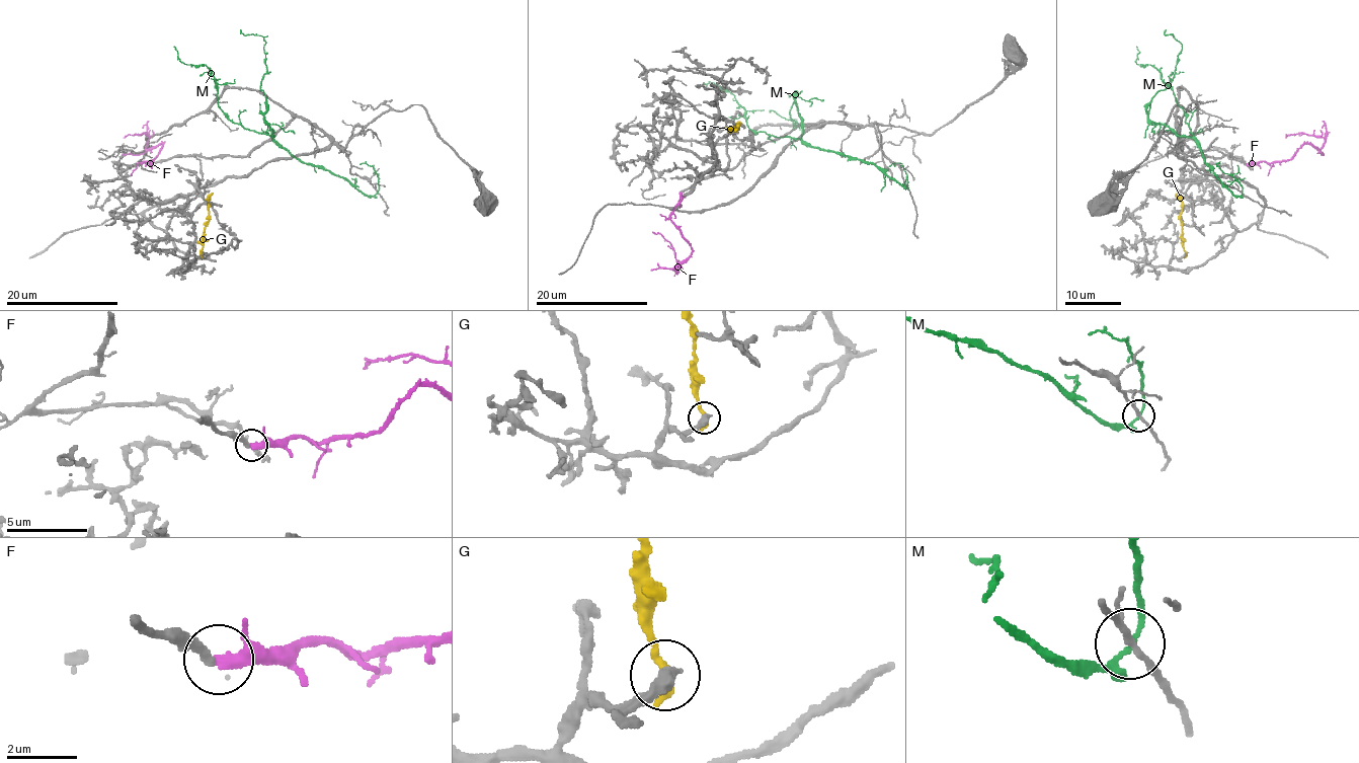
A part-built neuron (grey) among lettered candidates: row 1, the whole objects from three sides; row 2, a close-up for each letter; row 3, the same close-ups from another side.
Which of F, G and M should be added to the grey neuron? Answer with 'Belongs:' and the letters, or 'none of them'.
Belongs: F

